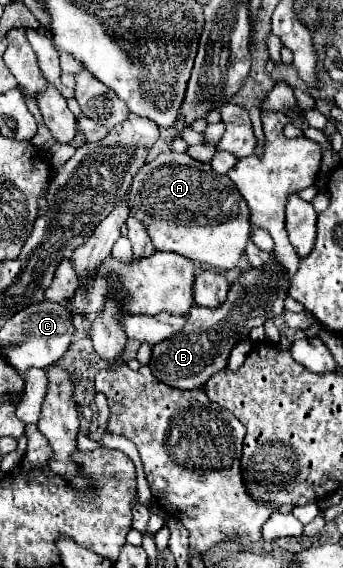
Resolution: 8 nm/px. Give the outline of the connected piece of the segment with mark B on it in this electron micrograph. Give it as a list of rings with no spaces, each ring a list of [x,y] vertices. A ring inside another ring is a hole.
[[[270,253],[270,261],[264,269],[246,269],[230,287],[228,299],[218,309],[202,309],[192,307],[188,313],[188,323],[182,331],[174,333],[174,337],[152,347],[150,369],[154,377],[162,383],[178,389],[198,389],[202,387],[210,375],[222,371],[228,365],[230,351],[242,339],[248,339],[250,329],[260,327],[268,321],[268,313],[282,315],[284,299],[288,297],[288,277],[282,273],[278,261],[274,261],[274,253]]]

